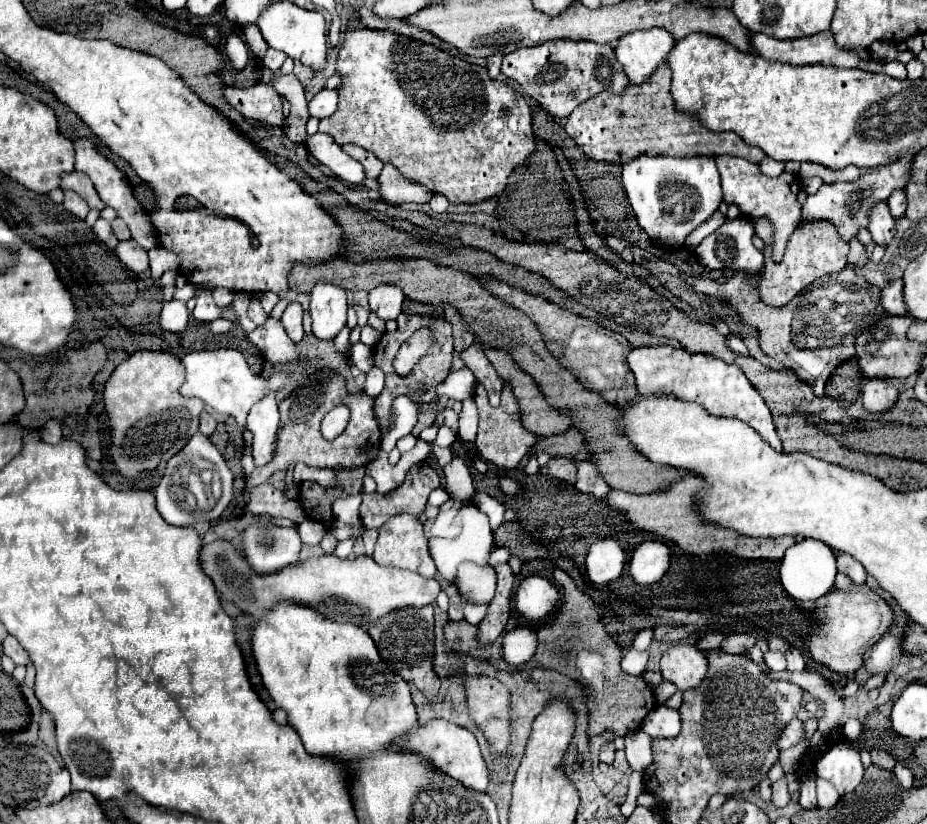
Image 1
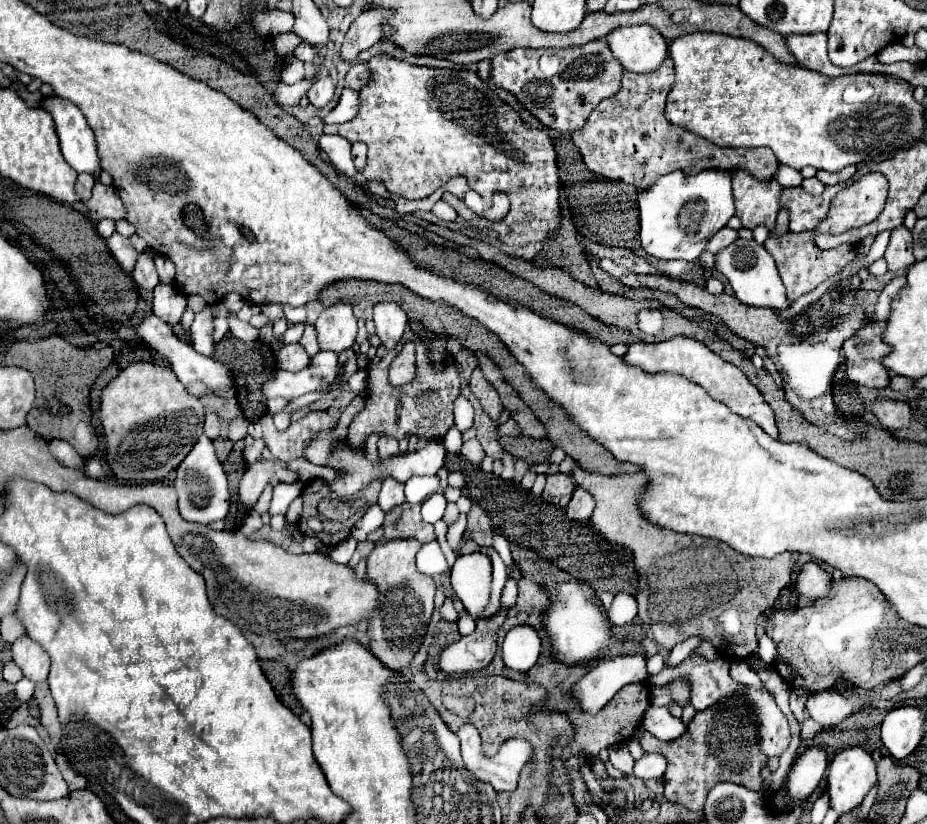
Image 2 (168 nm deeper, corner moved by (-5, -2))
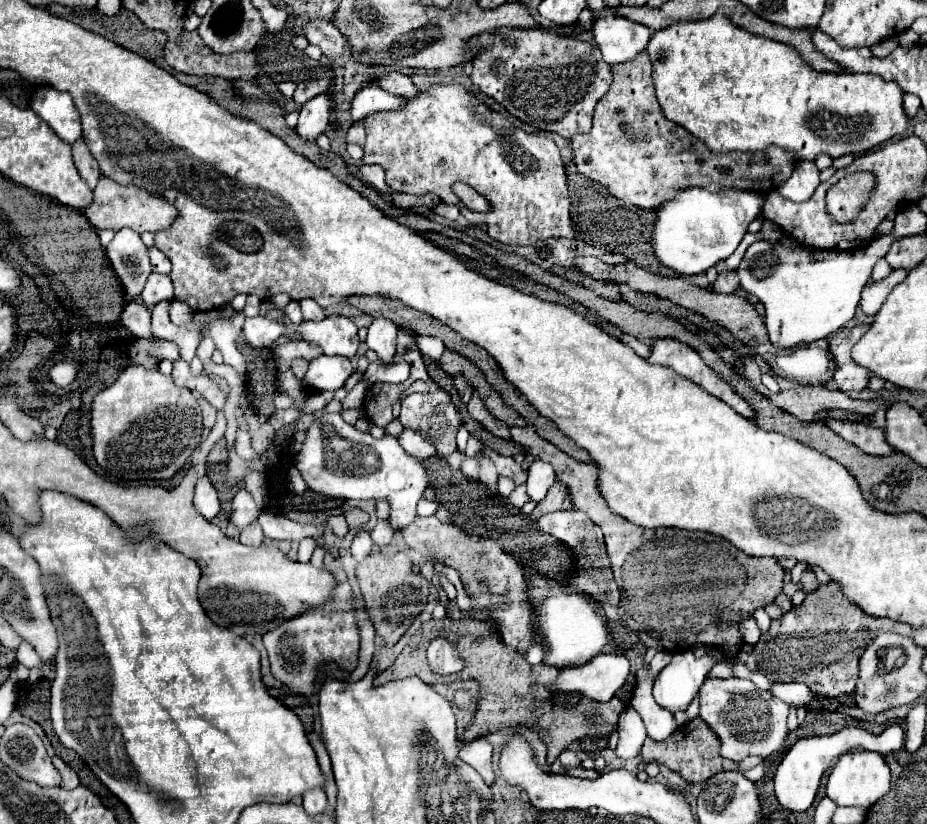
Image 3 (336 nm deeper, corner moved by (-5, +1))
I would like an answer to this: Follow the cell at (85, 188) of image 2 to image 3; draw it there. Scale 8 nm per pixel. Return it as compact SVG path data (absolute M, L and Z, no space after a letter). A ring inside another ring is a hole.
M80 140L80 142L72 148L72 154L74 154L74 164L76 164L78 174L80 174L82 180L90 186L90 190L94 190L96 184L98 184L98 180L100 180L100 168L98 168L94 156L90 154L90 150L86 148L84 140Z

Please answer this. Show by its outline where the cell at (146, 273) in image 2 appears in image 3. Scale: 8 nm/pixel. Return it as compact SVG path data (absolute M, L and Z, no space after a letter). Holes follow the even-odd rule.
M152 272L146 280L146 286L142 290L142 300L148 308L152 308L154 304L158 304L160 300L172 300L174 298L174 290L172 290L172 280L168 274L158 274Z

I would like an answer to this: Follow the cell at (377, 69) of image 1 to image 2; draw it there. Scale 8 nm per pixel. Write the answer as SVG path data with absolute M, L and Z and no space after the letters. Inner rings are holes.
M376 55L374 59L370 59L368 65L370 65L370 69L372 69L372 79L374 79L374 81L372 81L370 85L366 85L366 87L360 91L360 101L362 101L362 105L360 105L360 111L358 111L356 119L348 121L348 123L342 123L342 125L324 125L324 133L340 135L340 137L348 139L350 143L362 141L362 143L368 145L367 163L364 167L364 171L362 171L366 179L378 177L378 179L384 181L384 185L386 185L386 189L388 189L390 193L402 195L402 197L406 197L406 199L424 199L424 197L432 195L440 185L444 185L446 181L450 181L452 177L468 177L470 183L474 185L474 189L476 189L478 193L482 193L482 191L490 191L490 193L492 193L492 191L504 191L504 189L506 189L506 195L510 197L510 211L508 211L508 215L504 217L504 221L498 221L498 223L492 223L492 221L488 221L488 219L478 217L474 211L470 211L470 209L464 205L464 201L460 201L460 199L454 197L454 195L444 195L444 197L442 197L444 201L448 201L448 203L454 207L454 211L456 211L464 221L468 221L470 225L480 227L480 229L492 229L492 231L496 231L496 233L498 233L498 239L500 239L502 243L506 243L506 245L522 247L522 245L528 245L528 243L536 243L536 241L546 239L550 233L554 233L554 231L558 229L560 219L562 219L562 215L560 215L560 201L558 201L560 177L558 177L554 141L550 139L550 135L548 135L546 129L534 129L534 127L526 125L526 123L518 117L518 113L512 111L498 95L494 95L492 89L490 89L474 71L454 71L454 69L450 71L450 69L414 67L414 65L408 65L406 61L398 61L398 59L392 59L392 57L388 57L388 55Z

